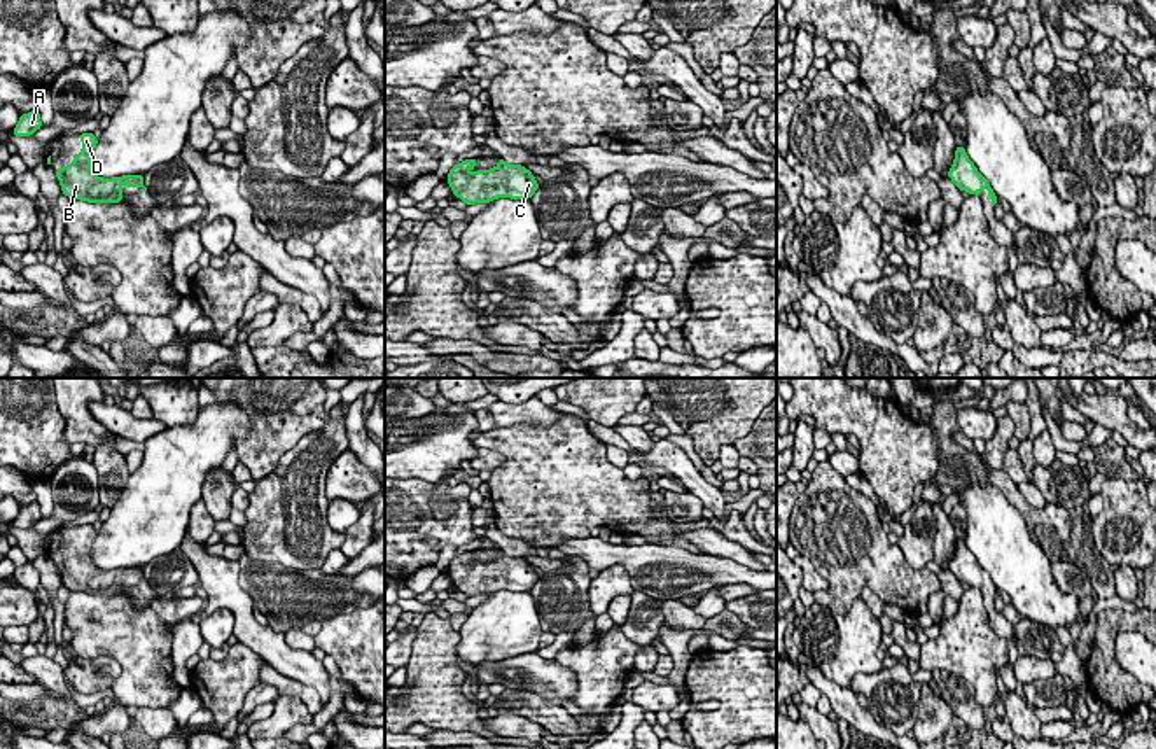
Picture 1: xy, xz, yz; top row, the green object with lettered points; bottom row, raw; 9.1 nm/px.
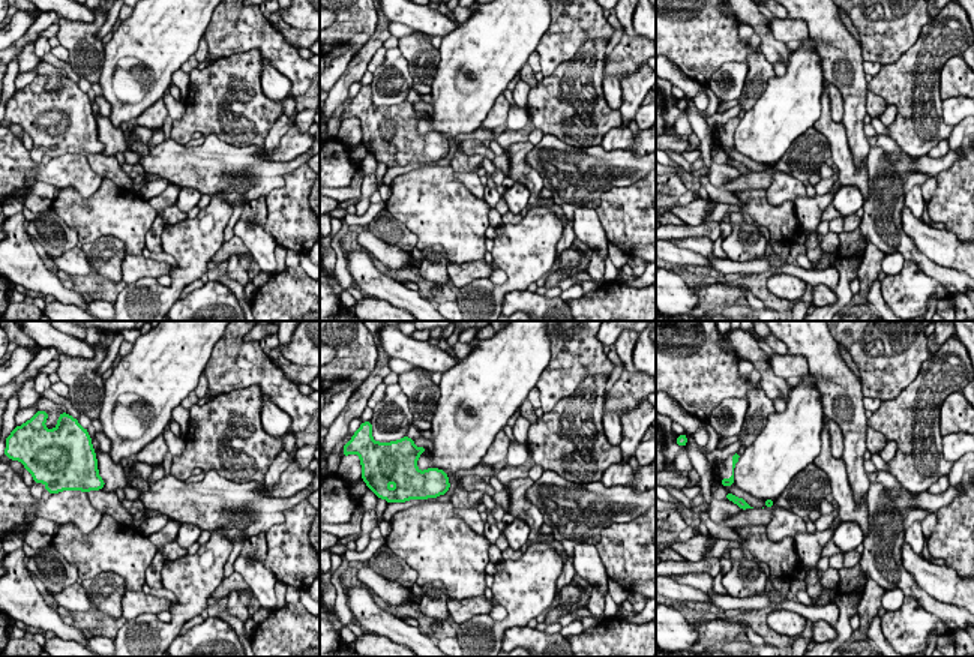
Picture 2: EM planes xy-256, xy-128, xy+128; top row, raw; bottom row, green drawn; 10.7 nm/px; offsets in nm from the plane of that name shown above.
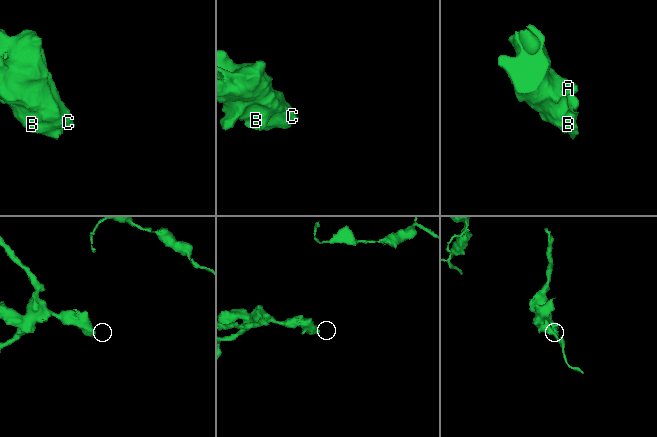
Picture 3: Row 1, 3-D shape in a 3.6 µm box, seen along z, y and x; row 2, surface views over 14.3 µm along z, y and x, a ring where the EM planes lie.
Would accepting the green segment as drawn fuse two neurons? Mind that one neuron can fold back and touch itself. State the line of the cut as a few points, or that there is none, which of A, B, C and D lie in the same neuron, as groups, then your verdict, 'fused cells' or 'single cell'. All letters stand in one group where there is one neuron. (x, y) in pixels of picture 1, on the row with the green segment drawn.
cut none; groups A B C D; single cell

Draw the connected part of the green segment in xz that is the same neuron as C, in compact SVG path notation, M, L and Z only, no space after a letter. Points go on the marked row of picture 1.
M476 158L455 164L446 178L453 194L467 205L476 205L497 198L530 200L539 191L540 186L526 166L507 164L502 158L497 161L495 168L479 170L472 175L465 172L477 164Z

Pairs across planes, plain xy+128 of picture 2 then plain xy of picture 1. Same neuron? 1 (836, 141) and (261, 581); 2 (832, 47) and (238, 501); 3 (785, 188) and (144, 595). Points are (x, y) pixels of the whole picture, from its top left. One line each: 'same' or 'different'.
1: different
2: different
3: same

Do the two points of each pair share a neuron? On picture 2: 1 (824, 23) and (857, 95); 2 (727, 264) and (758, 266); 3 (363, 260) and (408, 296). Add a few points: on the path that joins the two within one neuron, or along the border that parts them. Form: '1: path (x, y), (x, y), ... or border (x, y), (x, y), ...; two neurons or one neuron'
1: path (833, 41), (841, 53), (842, 68), (848, 77); one neuron
2: path (734, 266), (751, 266); one neuron
3: path (369, 272), (387, 290), (396, 294); one neuron

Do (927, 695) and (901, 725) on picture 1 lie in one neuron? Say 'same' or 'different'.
different

